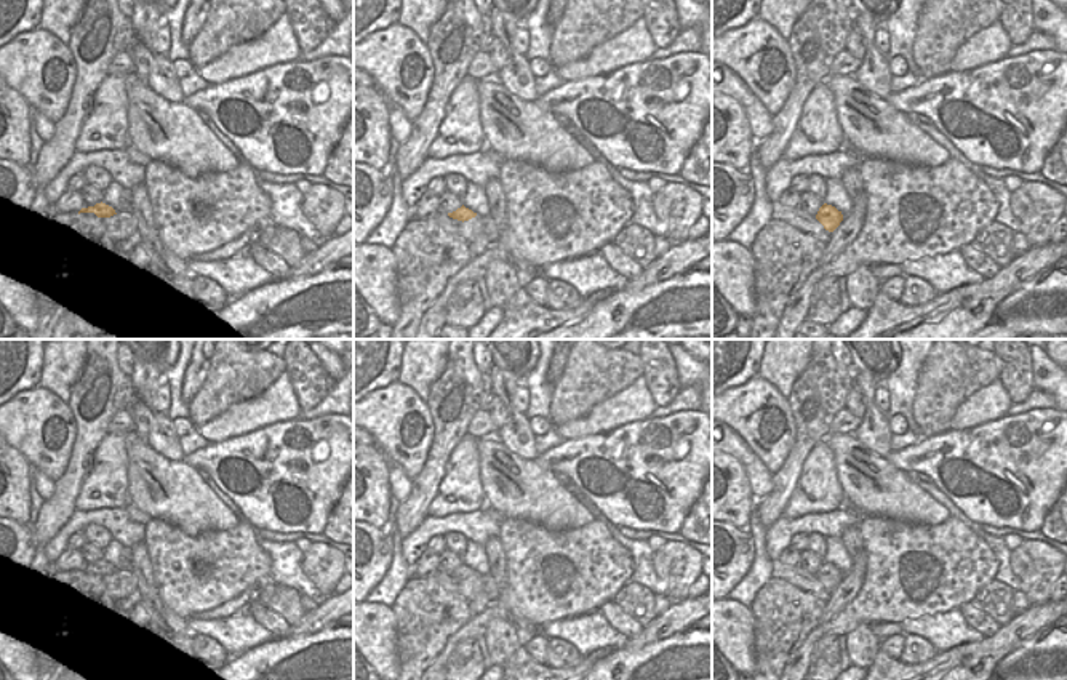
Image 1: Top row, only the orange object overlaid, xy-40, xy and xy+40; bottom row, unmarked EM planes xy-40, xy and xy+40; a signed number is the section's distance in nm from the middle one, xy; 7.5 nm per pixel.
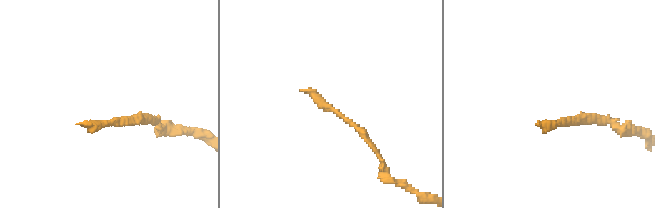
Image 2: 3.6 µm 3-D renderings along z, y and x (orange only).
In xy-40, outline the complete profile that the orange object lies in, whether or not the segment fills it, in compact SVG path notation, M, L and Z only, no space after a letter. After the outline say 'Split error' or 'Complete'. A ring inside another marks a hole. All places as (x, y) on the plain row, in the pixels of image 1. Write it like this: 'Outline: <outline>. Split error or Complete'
Outline: M96 562L94 565L82 566L78 570L80 582L96 582L96 581L104 581L110 574L117 573L115 568L106 562Z. Split error

